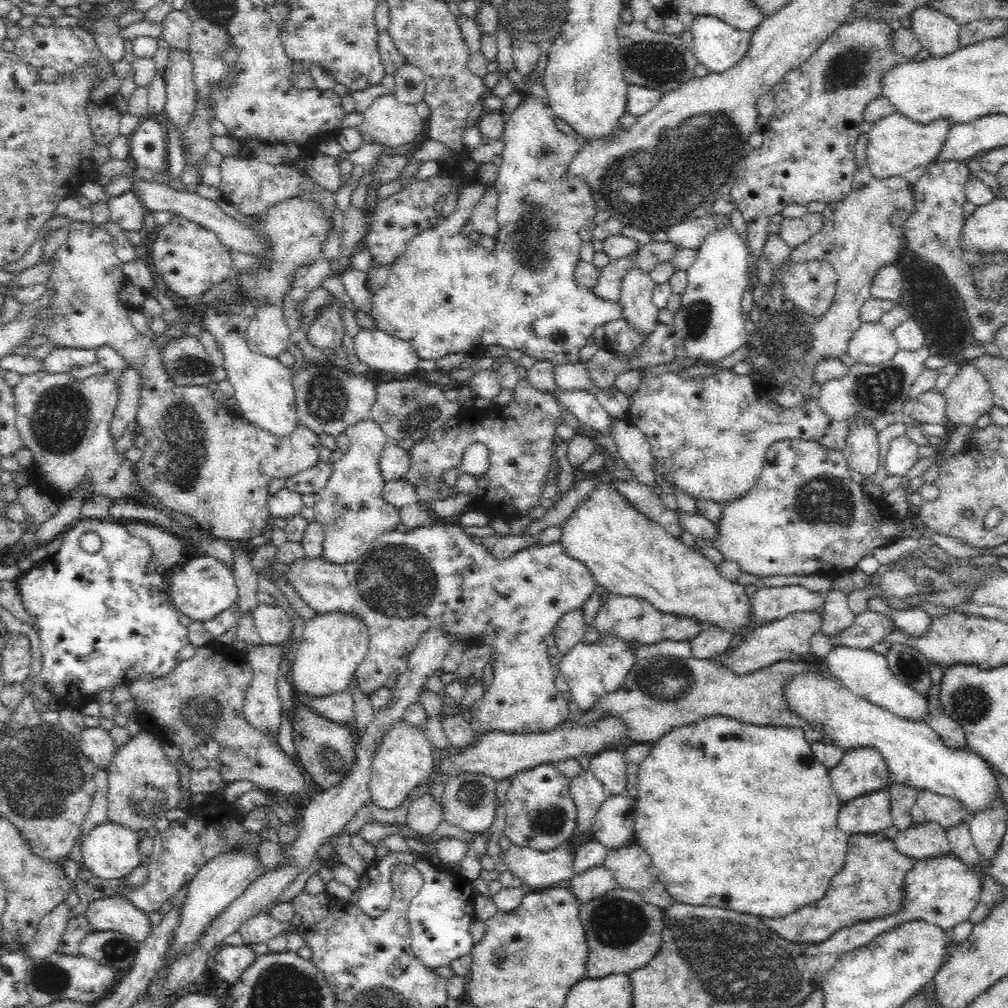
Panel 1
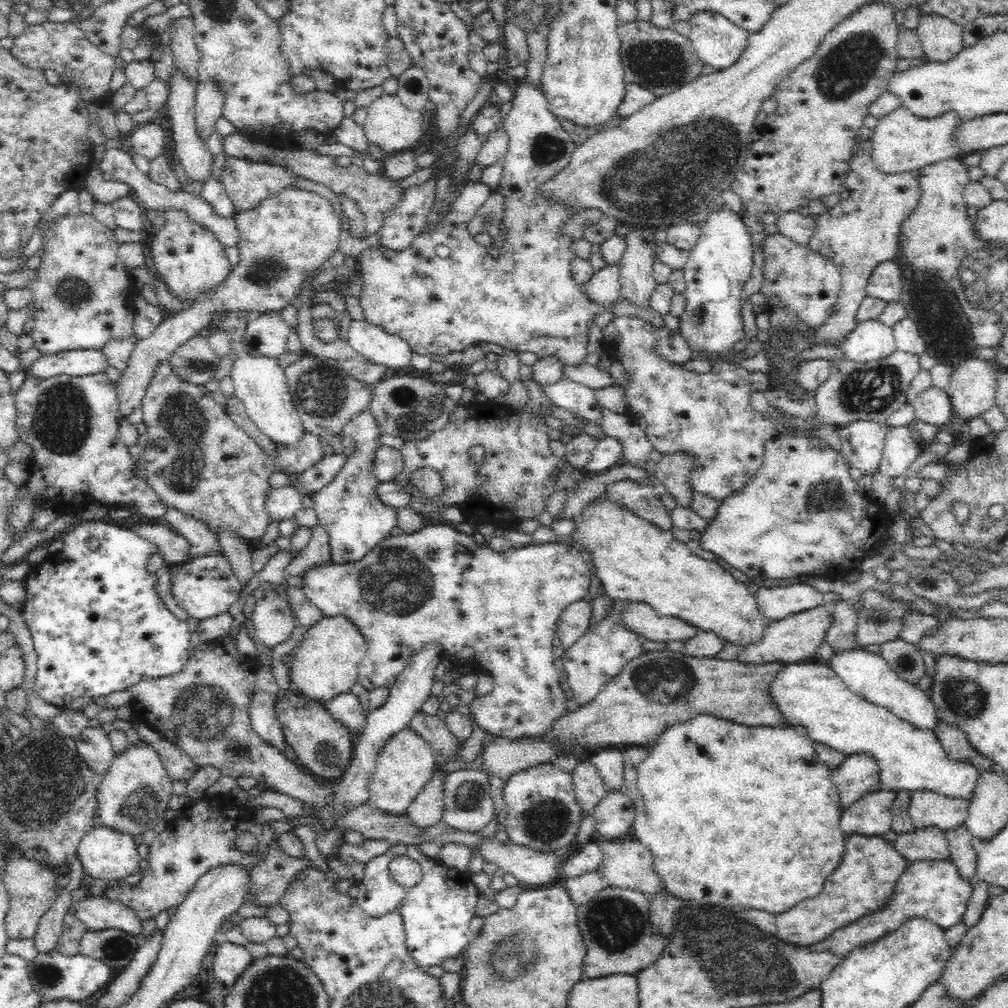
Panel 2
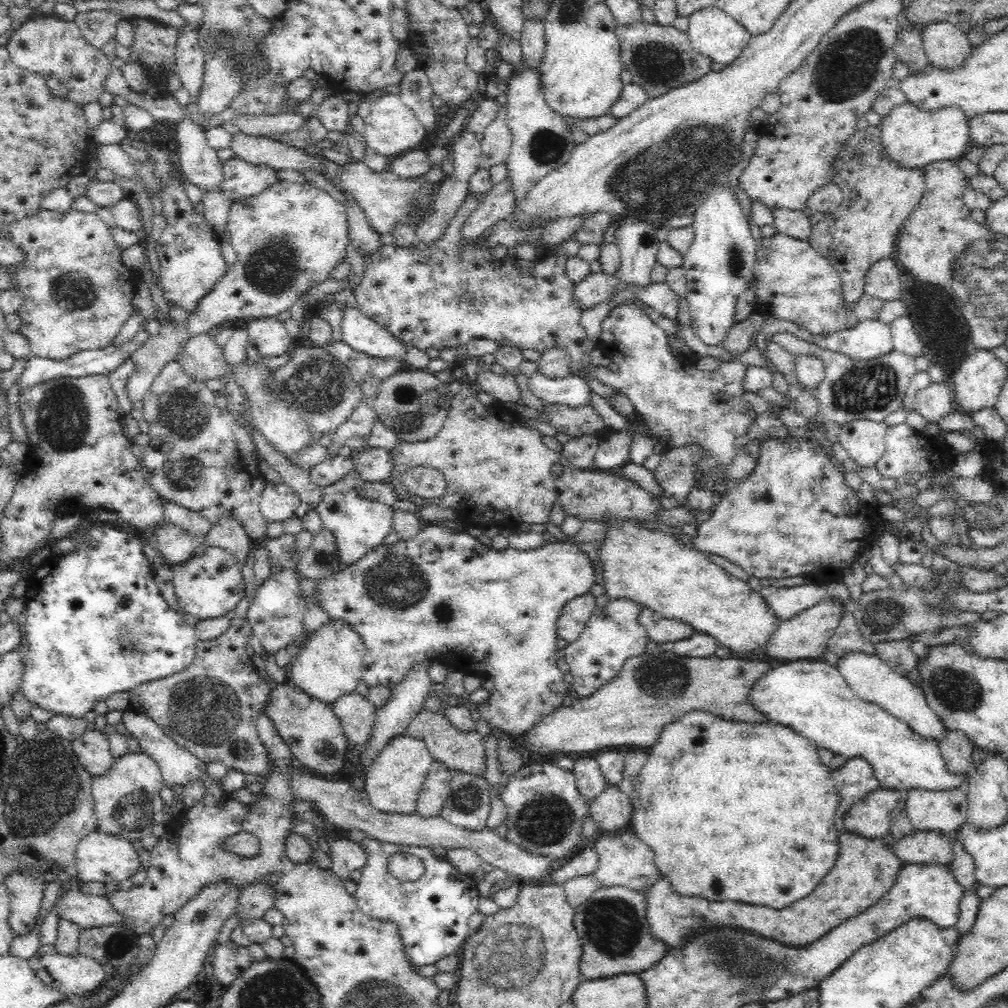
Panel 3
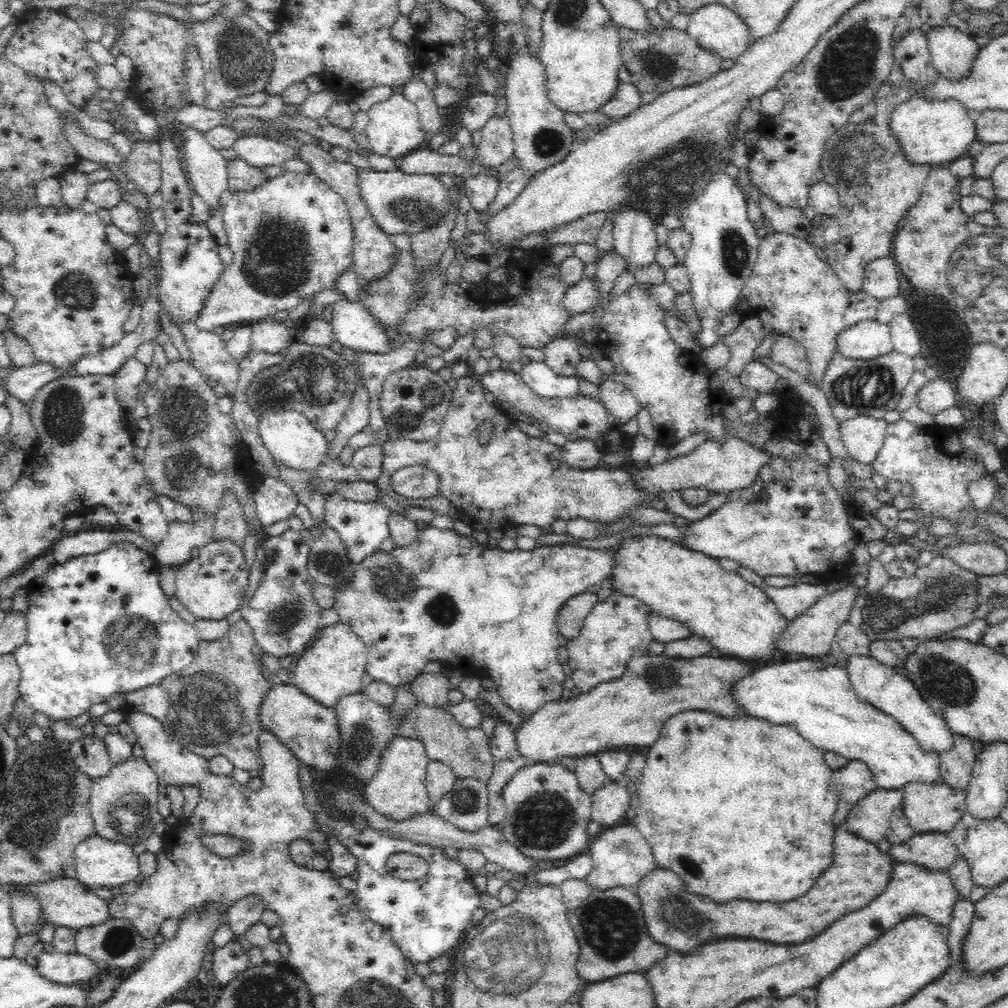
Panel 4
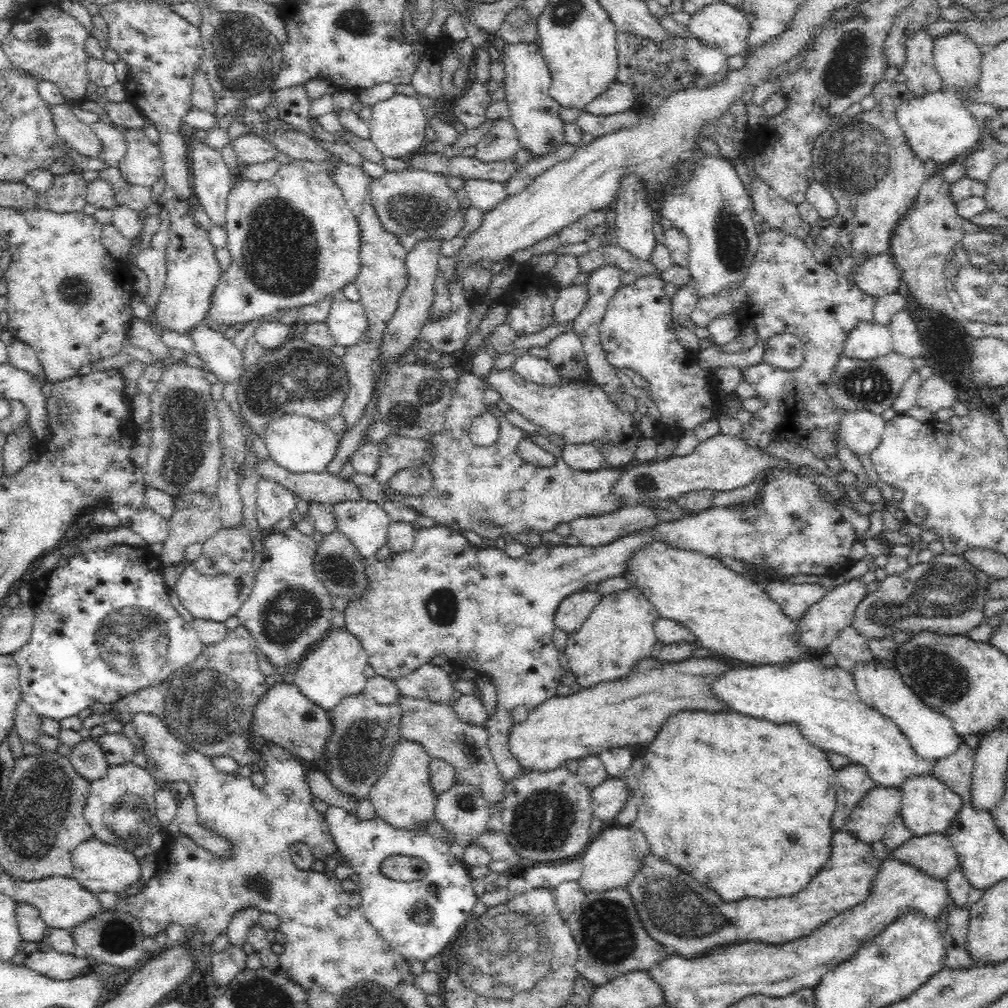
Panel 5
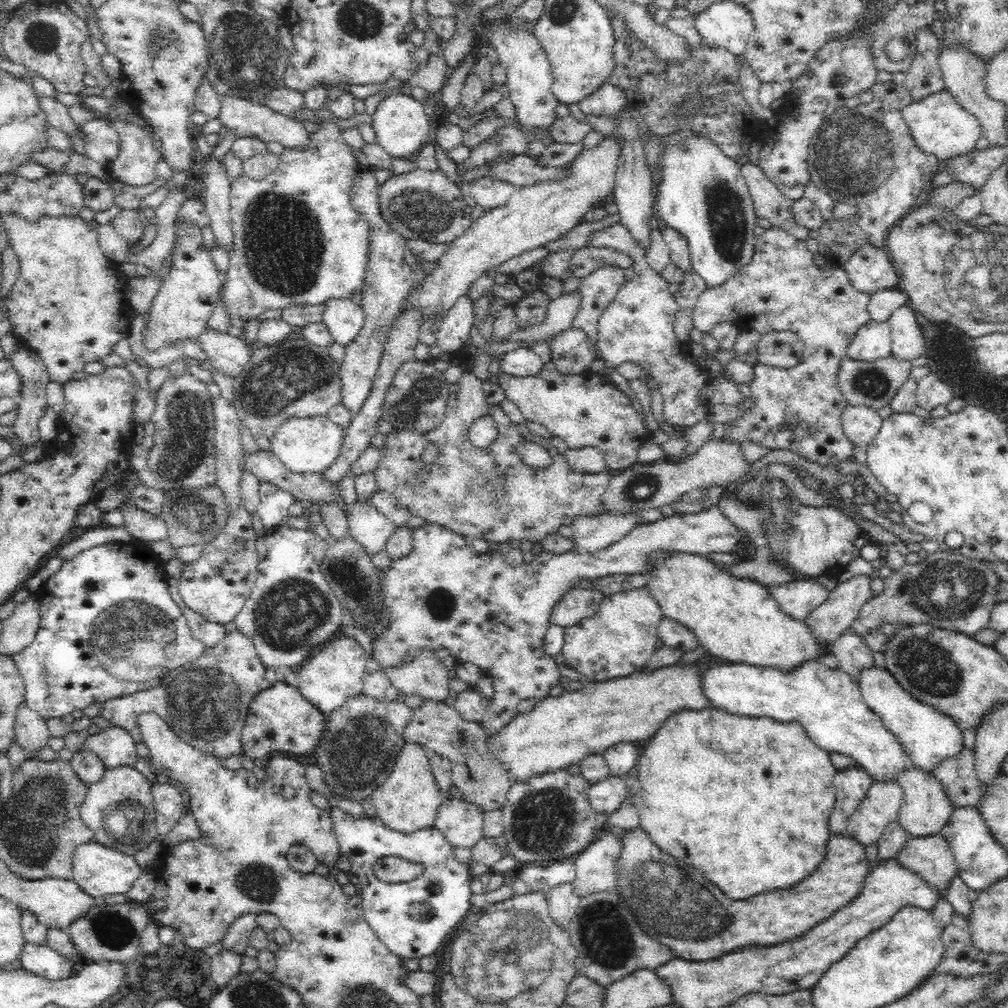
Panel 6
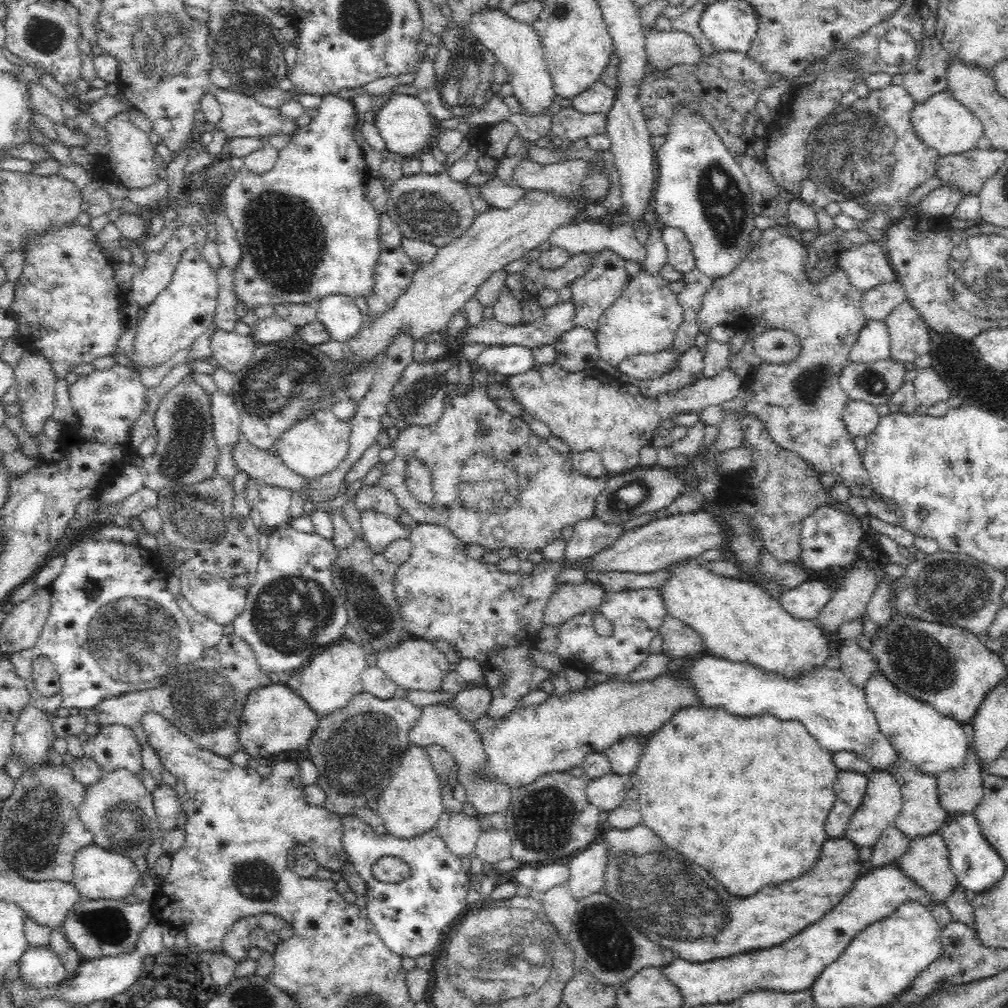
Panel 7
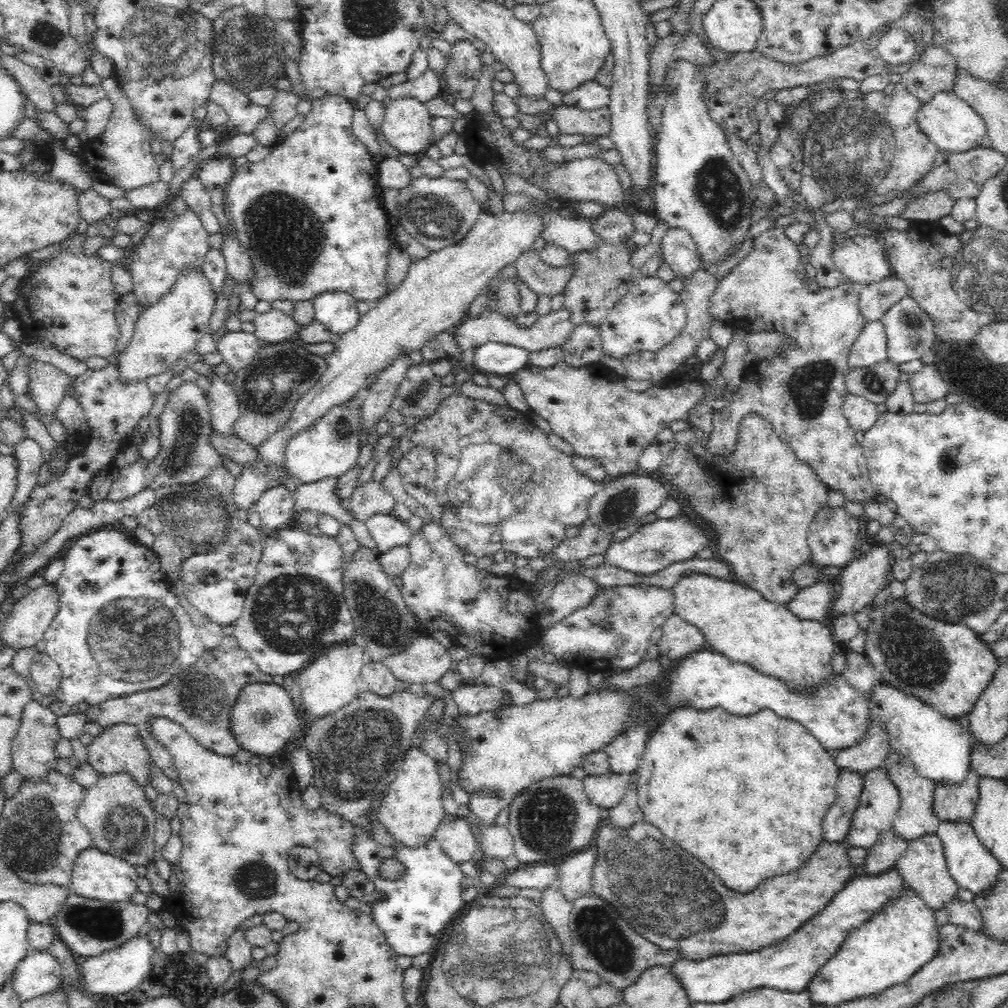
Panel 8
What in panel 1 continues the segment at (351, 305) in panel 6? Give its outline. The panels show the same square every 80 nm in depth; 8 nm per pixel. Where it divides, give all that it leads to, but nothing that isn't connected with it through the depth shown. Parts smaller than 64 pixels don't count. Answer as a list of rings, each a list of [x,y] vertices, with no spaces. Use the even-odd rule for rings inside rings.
[[[358,326],[353,341],[360,360],[382,377],[393,373],[410,374],[419,369],[420,359],[411,344],[378,327],[370,330]]]

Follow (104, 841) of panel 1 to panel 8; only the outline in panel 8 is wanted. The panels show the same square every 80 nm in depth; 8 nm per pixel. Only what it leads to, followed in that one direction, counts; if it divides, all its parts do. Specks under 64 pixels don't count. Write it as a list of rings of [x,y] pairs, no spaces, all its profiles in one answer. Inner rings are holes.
[[[92,847],[84,850],[76,858],[70,890],[78,896],[101,900],[102,902],[126,902],[130,901],[132,894],[138,890],[138,887],[136,887],[138,878],[135,866],[121,858],[104,854],[104,851]]]

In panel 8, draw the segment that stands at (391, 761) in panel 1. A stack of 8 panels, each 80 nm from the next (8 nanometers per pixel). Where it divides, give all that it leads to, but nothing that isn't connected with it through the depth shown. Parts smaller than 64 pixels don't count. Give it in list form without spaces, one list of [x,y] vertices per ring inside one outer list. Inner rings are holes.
[[[412,747],[403,757],[402,766],[396,778],[384,792],[383,800],[376,816],[380,824],[386,828],[392,839],[399,846],[418,848],[433,840],[440,822],[445,816],[442,807],[444,786],[440,783],[440,776],[436,770],[437,762],[427,755],[421,748]]]

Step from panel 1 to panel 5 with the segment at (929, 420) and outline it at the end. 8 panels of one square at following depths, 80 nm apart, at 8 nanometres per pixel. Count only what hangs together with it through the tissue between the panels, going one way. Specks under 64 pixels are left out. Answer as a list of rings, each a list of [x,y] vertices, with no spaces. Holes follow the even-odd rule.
[[[932,375],[922,381],[917,392],[918,406],[936,413],[941,408],[950,408],[956,400],[956,391],[939,376]]]

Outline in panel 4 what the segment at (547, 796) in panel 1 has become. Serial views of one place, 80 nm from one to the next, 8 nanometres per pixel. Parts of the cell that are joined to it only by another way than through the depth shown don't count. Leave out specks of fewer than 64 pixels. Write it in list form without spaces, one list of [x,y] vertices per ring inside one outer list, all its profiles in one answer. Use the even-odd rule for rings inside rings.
[[[532,764],[521,768],[501,790],[506,807],[502,820],[508,842],[526,858],[562,860],[585,852],[592,841],[586,826],[591,821],[592,795],[580,786],[574,771],[560,764]]]

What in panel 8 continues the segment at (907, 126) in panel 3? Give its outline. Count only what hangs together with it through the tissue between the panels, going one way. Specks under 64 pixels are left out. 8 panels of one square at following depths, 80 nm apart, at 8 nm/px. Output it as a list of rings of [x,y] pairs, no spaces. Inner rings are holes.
[[[943,91],[924,103],[916,116],[920,129],[934,142],[939,151],[965,152],[981,147],[984,136],[987,136],[987,127],[982,119],[968,102],[960,98],[956,92]]]

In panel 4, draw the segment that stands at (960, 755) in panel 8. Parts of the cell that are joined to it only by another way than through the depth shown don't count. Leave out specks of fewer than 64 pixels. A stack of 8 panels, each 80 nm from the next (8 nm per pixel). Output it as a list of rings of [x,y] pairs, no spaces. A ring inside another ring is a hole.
[[[854,654],[846,666],[853,690],[860,701],[866,702],[896,722],[916,741],[924,754],[947,753],[954,746],[954,733],[941,714],[936,714],[920,697],[916,687],[903,675],[896,673],[893,667],[882,664],[874,657]]]

